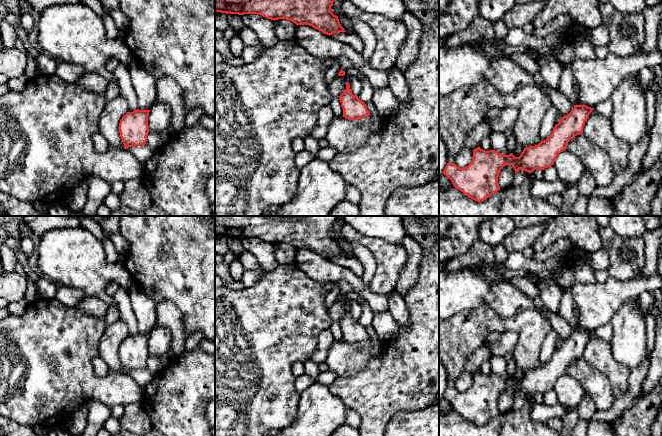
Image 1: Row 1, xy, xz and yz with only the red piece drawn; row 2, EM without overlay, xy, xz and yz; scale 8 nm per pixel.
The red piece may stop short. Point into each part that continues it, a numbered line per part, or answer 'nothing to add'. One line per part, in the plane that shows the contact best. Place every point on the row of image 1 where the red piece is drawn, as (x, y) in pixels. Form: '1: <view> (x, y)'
nothing to add

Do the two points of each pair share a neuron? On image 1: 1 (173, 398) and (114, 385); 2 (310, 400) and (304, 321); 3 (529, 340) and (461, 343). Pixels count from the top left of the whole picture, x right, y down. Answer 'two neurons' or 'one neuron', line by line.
1: two neurons
2: two neurons
3: one neuron

